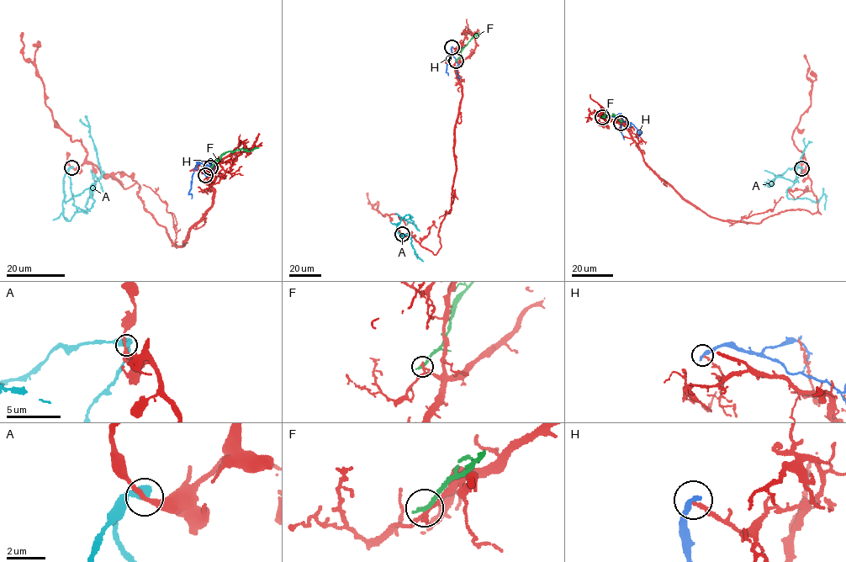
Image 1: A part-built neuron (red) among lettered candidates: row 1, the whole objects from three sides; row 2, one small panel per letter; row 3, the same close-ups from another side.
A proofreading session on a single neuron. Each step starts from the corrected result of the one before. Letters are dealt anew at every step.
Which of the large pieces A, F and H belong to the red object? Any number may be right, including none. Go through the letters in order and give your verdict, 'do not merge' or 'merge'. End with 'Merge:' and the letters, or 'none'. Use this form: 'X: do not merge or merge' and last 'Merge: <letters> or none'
A: do not merge
F: do not merge
H: do not merge
Merge: none

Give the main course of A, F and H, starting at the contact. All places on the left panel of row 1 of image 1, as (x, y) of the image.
A: (71, 167), (63, 179), (68, 220), (89, 209), (89, 190), (102, 173), (90, 129), (80, 119)
F: (210, 167), (224, 153), (259, 147)
H: (206, 175), (203, 163), (197, 163), (188, 192), (191, 198)

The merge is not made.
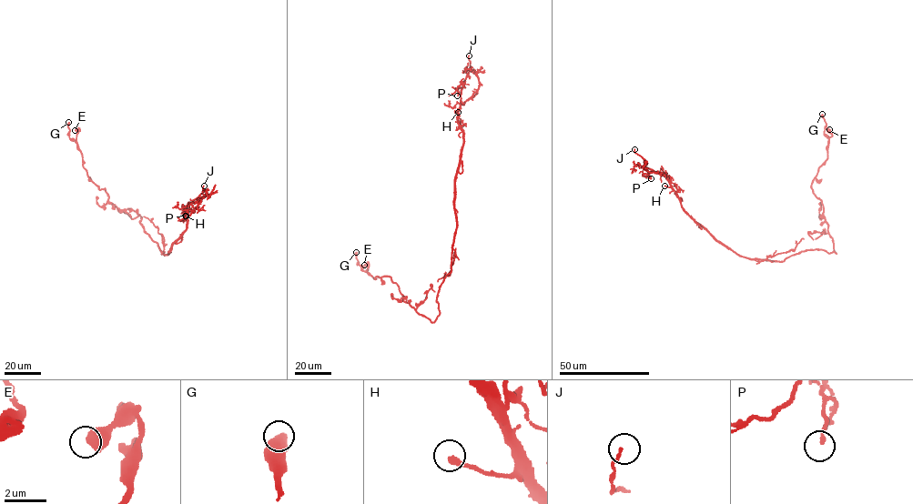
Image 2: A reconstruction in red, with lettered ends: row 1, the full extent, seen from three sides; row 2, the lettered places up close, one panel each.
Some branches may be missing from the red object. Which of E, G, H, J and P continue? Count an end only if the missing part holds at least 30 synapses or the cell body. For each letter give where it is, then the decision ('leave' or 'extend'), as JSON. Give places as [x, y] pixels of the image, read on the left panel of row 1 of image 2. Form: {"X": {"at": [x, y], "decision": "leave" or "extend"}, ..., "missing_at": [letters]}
{"E": {"at": [75, 130], "decision": "leave"}, "G": {"at": [68, 122], "decision": "leave"}, "H": {"at": [185, 216], "decision": "leave"}, "J": {"at": [204, 186], "decision": "leave"}, "P": {"at": [186, 216], "decision": "leave"}, "missing_at": []}

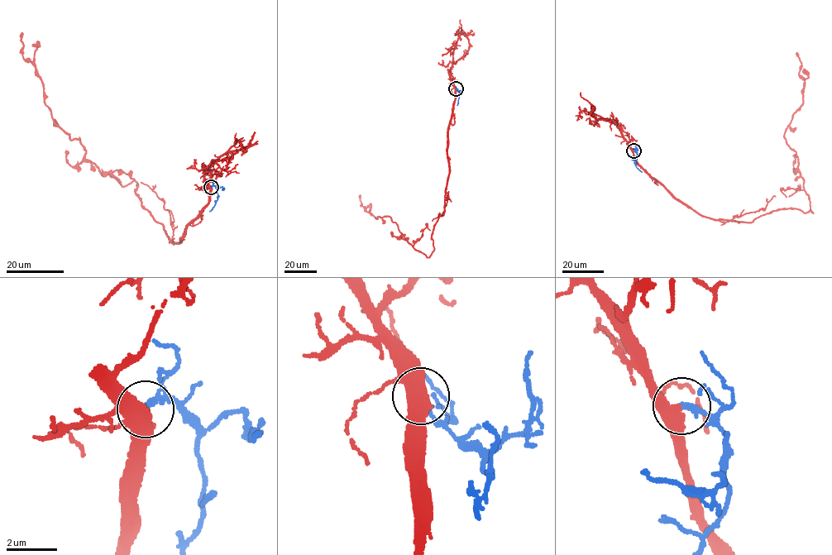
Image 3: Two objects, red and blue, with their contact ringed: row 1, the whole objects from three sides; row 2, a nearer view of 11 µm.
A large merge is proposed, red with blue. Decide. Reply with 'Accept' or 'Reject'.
Accept

